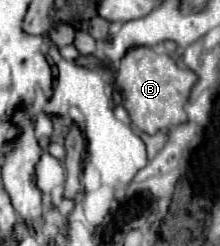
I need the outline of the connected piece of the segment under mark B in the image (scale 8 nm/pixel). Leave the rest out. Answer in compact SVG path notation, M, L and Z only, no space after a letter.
M130 48L116 70L116 88L124 96L124 108L128 110L130 120L146 134L156 134L158 130L168 130L168 126L186 122L184 104L194 82L196 74L192 70L178 68L168 54L158 54L152 48Z

